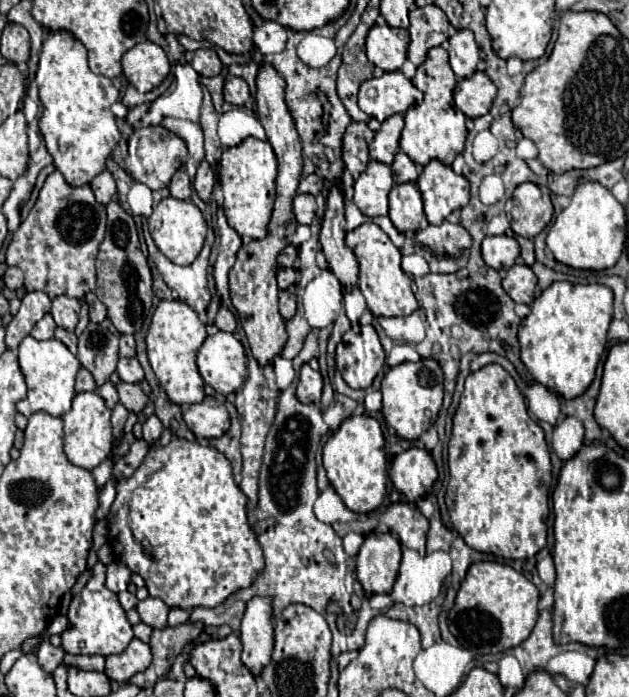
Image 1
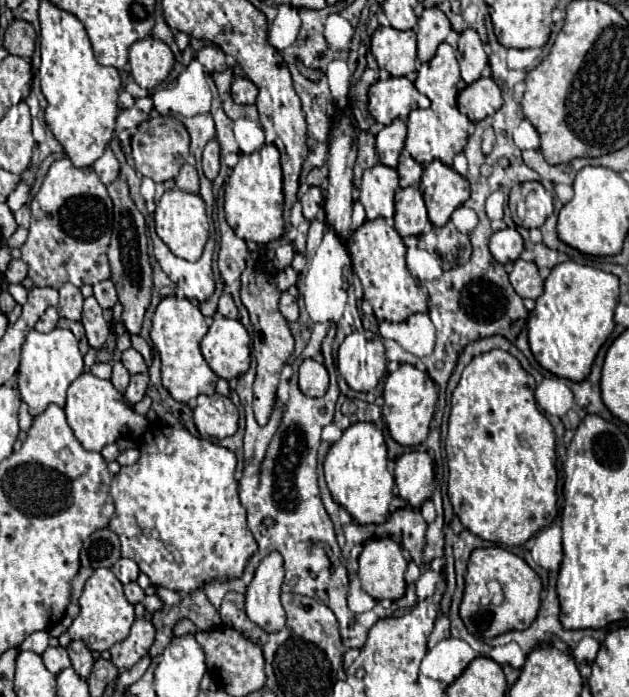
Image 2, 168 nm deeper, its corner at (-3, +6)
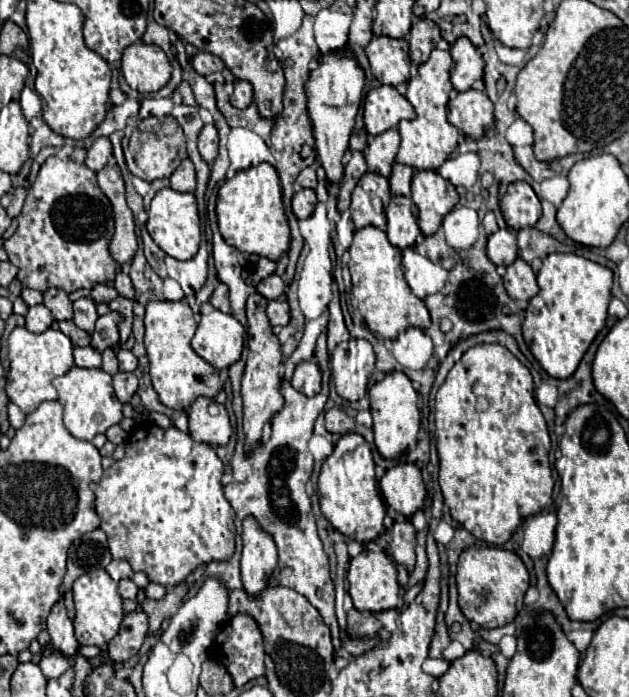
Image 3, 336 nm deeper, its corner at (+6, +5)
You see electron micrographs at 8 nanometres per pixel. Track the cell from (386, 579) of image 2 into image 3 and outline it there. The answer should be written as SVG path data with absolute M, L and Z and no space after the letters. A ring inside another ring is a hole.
M363 549L357 557L351 559L349 571L347 571L347 581L349 581L349 595L353 599L355 609L363 611L383 611L383 609L395 609L399 603L399 583L397 583L397 565L395 561L385 553L373 553L369 549Z

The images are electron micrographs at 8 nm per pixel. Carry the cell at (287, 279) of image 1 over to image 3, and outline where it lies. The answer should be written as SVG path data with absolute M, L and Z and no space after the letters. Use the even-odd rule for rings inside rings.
M273 273L273 275L265 277L265 281L261 281L261 283L257 285L257 291L271 301L271 299L283 297L283 295L285 295L285 287L287 287L285 281L283 281L279 275Z

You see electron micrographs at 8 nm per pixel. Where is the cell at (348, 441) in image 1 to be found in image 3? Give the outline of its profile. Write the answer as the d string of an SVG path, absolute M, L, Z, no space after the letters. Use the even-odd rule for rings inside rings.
M347 433L337 441L333 453L323 461L317 489L321 513L337 531L347 535L347 539L367 543L383 533L385 501L379 491L371 447L359 433Z

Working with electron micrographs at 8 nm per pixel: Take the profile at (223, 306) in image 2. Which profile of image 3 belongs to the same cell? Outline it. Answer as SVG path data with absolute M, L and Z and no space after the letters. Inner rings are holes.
M219 283L211 295L211 305L223 313L229 313L229 289Z

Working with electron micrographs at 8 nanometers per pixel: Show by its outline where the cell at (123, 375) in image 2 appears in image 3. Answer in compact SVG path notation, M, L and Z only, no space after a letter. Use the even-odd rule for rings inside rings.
M105 349L103 351L103 367L101 367L105 373L109 373L109 375L113 375L113 373L117 373L119 371L119 367L117 367L117 357L115 357L115 351L113 349Z

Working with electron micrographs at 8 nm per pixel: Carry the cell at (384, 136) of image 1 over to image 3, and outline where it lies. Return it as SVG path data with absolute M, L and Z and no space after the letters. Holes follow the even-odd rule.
M387 129L385 133L373 137L369 141L367 149L363 151L369 171L379 173L383 177L389 177L391 165L395 161L397 151L399 151L399 143L401 143L401 137L399 137L397 129Z

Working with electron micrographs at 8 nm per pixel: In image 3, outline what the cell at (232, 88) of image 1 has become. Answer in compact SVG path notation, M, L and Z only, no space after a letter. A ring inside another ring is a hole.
M235 81L235 91L229 101L237 109L247 109L253 101L253 87L247 81Z

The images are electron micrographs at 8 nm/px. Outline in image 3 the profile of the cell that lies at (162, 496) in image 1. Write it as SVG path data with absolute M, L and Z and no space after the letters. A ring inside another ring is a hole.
M145 423L143 427L137 427L131 437L127 439L127 445L125 445L125 457L121 461L115 461L109 469L105 469L103 473L103 479L95 485L95 509L101 517L101 529L107 533L107 543L109 543L109 549L111 549L111 555L113 559L125 559L133 571L141 571L149 577L149 581L153 583L159 583L159 585L169 585L169 587L175 587L179 585L181 581L185 581L185 577L189 573L193 573L199 565L207 565L211 561L229 561L229 557L233 555L233 549L235 549L235 513L233 513L233 507L229 505L229 501L225 499L223 495L223 485L221 485L221 477L223 477L223 463L221 459L217 457L215 449L207 443L197 443L193 441L187 433L179 431L177 427L169 427L169 429L161 429L153 423Z

